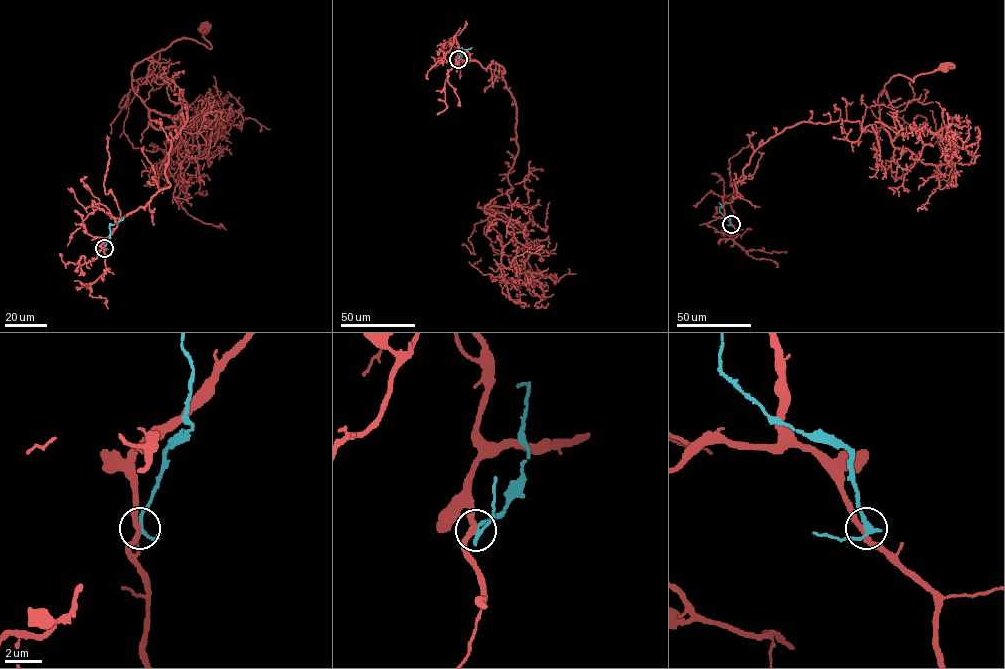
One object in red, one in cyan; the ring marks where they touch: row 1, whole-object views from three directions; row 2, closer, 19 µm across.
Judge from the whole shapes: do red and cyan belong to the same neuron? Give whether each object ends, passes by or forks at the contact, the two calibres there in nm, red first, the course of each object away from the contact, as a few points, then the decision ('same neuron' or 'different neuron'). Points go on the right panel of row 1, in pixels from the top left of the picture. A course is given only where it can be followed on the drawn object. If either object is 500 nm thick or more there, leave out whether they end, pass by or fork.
red passes by; cyan passes by; 300 nm thick on the red side, 240 nm on the other; red runs (731, 224), (723, 204), (768, 139), (802, 122), (861, 121), (889, 103), (892, 77), (943, 68); cyan runs (731, 224), (729, 218), (719, 212), (719, 202); different neuron

